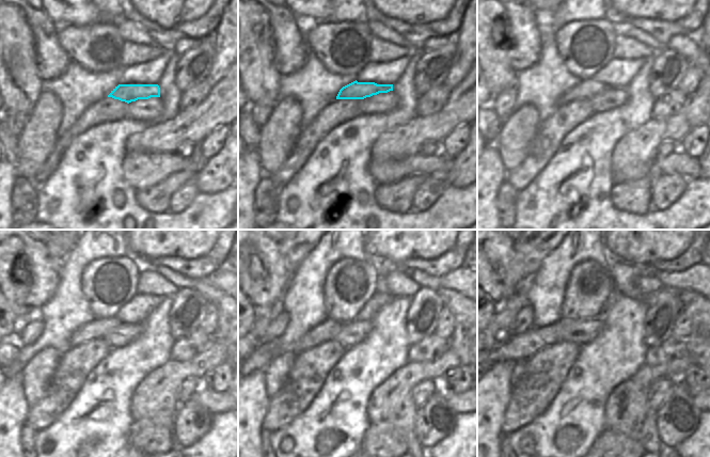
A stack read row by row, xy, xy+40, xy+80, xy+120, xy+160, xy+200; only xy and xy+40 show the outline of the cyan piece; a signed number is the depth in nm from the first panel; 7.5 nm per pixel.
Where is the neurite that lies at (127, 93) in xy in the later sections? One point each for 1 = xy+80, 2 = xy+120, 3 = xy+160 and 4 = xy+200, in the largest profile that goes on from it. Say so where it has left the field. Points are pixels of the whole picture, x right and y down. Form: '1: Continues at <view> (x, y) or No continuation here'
1: Continues at xy+80 (585, 89)
2: Continues at xy+120 (97, 329)
3: Continues at xy+160 (326, 331)
4: Continues at xy+200 (521, 347)

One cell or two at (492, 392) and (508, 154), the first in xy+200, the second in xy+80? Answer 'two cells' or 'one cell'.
two cells

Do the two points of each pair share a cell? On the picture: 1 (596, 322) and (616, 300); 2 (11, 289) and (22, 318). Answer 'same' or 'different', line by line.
1: different
2: same

